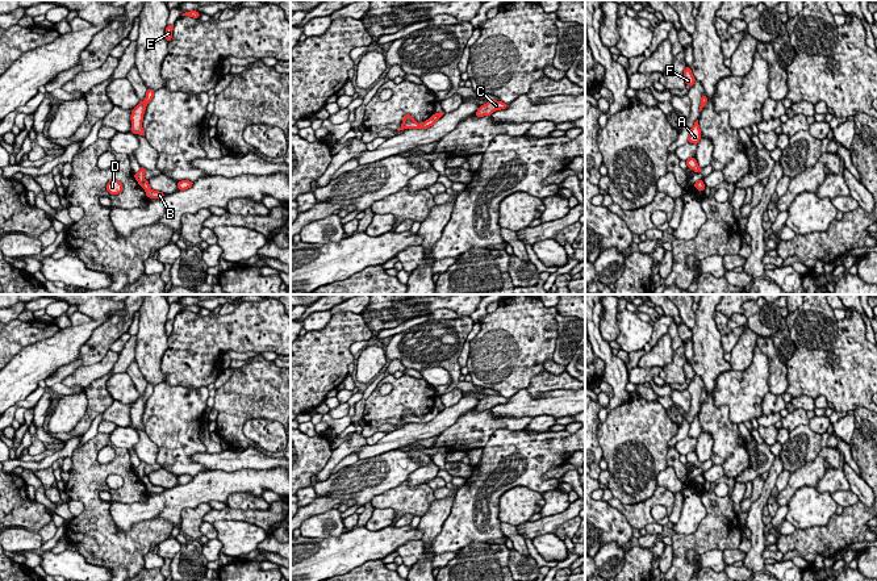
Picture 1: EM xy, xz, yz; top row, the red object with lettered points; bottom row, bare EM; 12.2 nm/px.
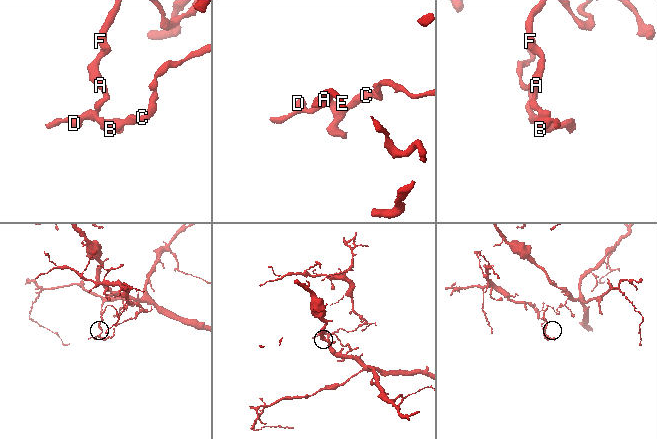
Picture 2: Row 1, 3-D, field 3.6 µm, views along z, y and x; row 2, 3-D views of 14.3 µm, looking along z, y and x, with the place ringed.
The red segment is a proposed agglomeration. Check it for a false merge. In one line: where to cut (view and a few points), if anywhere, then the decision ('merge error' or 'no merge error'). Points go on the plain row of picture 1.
cut in xy along (145, 475), (141, 479); merge error

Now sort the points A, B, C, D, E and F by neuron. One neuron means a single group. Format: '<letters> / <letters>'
A D E F / B C

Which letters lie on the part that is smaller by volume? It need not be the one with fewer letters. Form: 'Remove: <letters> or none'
Remove: B, C

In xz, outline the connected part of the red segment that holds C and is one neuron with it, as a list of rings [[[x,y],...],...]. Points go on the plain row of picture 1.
[[[488,396],[485,400],[481,400],[475,407],[476,411],[490,410],[496,405],[506,404],[508,398],[502,396]]]

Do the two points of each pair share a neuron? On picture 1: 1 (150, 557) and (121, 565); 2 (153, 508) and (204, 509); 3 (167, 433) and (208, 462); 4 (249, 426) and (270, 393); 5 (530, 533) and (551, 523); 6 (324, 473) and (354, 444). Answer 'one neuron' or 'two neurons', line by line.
1: two neurons
2: two neurons
3: two neurons
4: two neurons
5: one neuron
6: one neuron

